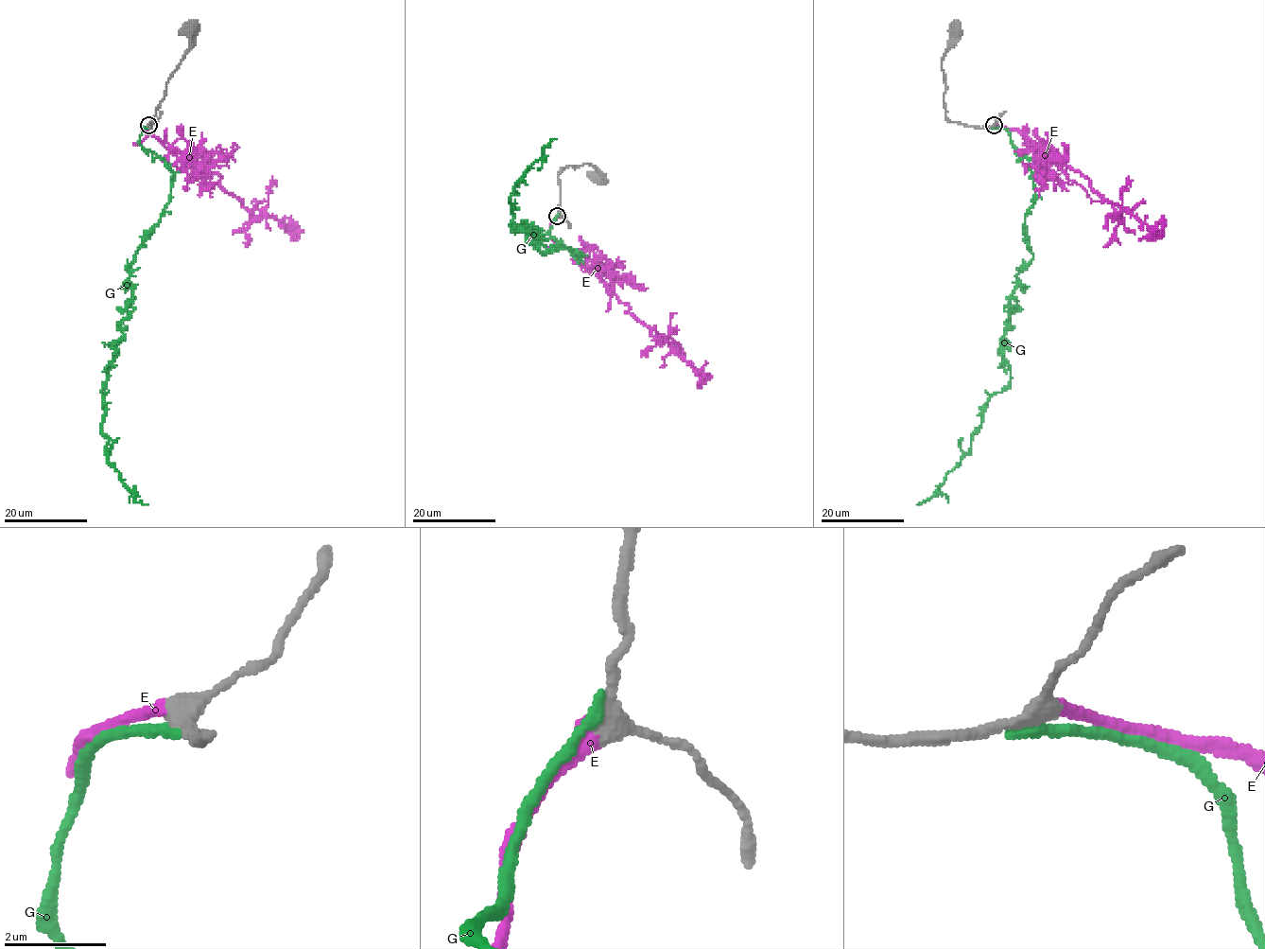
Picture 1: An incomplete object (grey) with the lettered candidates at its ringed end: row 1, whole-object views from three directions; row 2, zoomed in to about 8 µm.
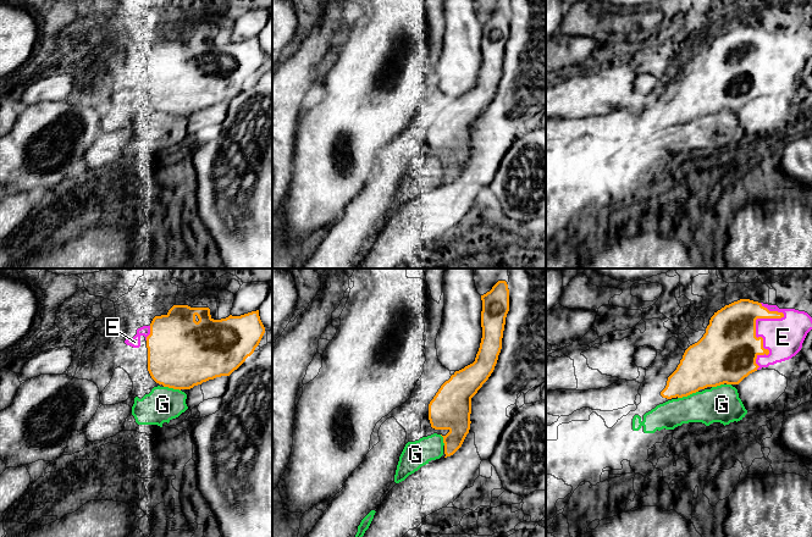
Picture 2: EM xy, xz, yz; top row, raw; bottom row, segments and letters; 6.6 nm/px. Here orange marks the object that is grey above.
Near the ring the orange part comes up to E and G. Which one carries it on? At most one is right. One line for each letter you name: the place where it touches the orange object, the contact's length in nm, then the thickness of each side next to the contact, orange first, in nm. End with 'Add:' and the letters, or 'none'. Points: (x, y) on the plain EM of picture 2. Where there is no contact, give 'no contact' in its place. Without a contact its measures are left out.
E: contact yz (755, 53); length 440 nm; calibres 380 and 260 nm
Add: E

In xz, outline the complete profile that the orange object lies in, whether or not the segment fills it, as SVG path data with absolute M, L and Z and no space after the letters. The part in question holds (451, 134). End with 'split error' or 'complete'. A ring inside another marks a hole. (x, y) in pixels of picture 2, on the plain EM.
M498 7L490 18L481 22L481 27L482 65L475 88L464 95L455 98L451 105L441 112L429 131L429 146L431 154L435 156L449 157L446 162L442 162L444 170L444 184L453 182L462 173L470 156L471 124L488 106L497 90L502 76L506 44L509 38L509 16L507 9Z | complete

